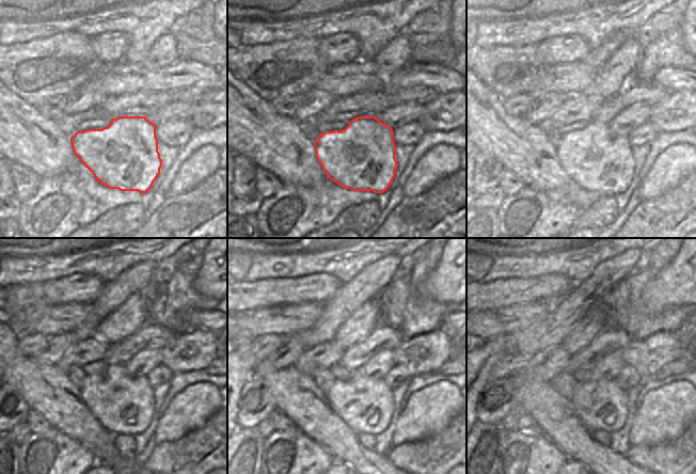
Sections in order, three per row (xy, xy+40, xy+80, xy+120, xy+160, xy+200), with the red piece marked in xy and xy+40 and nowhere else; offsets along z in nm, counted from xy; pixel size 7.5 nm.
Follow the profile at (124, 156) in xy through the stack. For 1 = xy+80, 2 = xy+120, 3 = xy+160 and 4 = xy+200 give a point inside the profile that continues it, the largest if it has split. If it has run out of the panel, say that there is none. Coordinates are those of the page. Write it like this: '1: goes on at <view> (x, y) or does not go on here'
1: goes on at xy+80 (597, 159)
2: goes on at xy+120 (124, 405)
3: goes on at xy+160 (365, 405)
4: goes on at xy+200 (600, 405)

